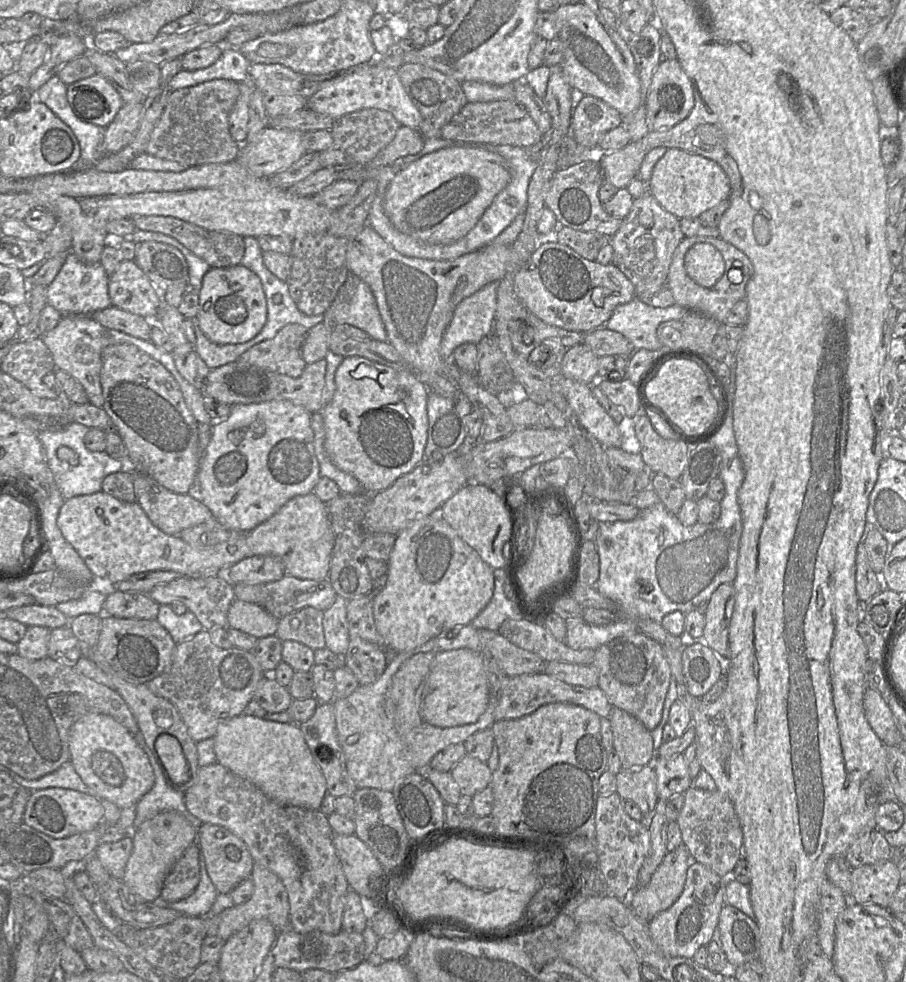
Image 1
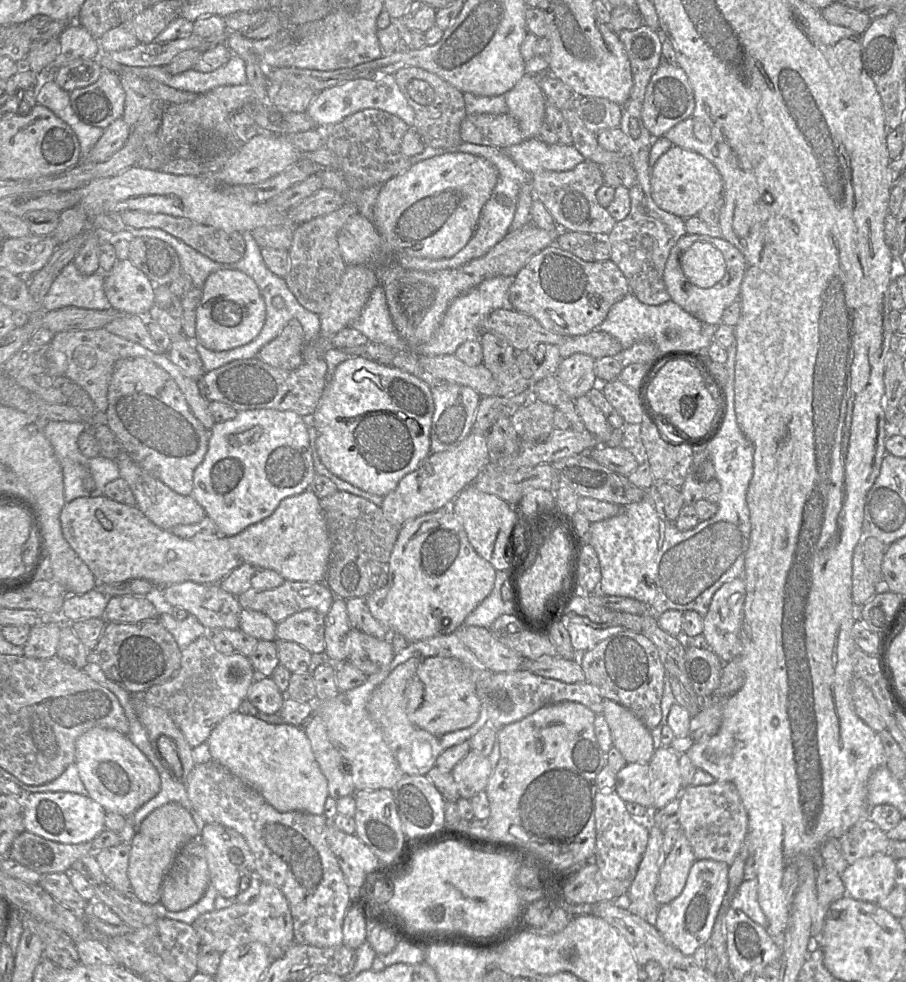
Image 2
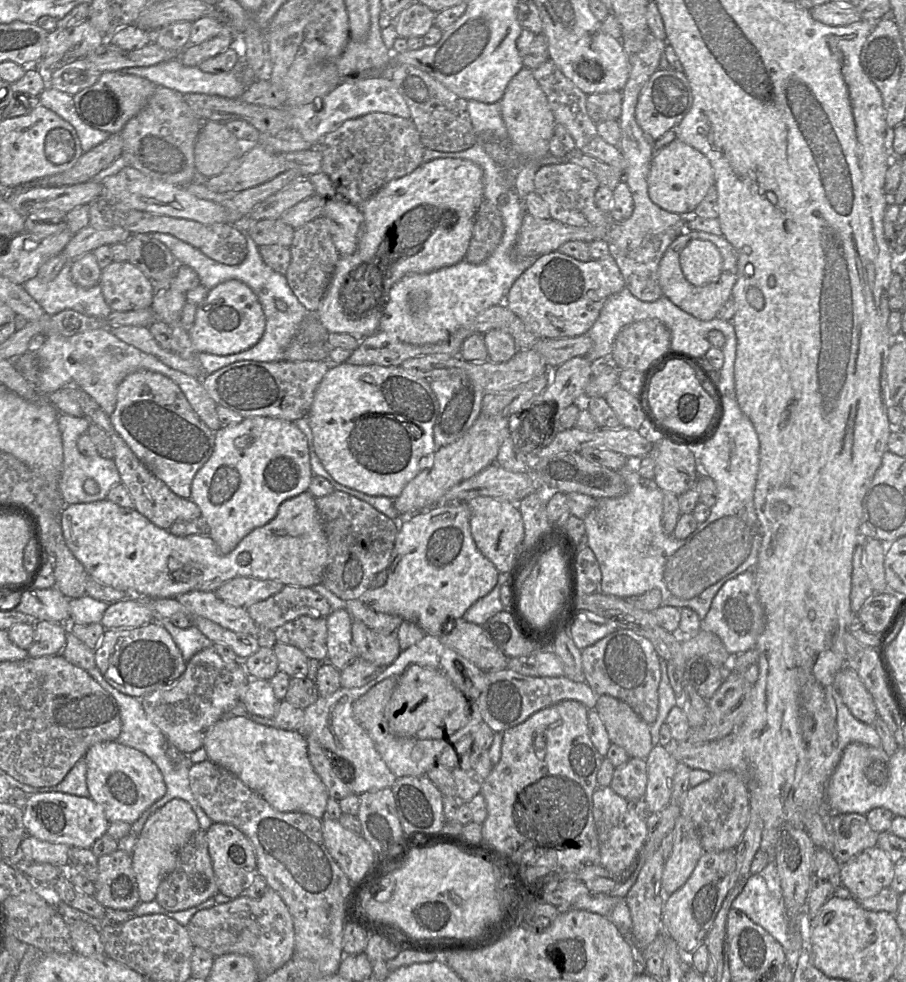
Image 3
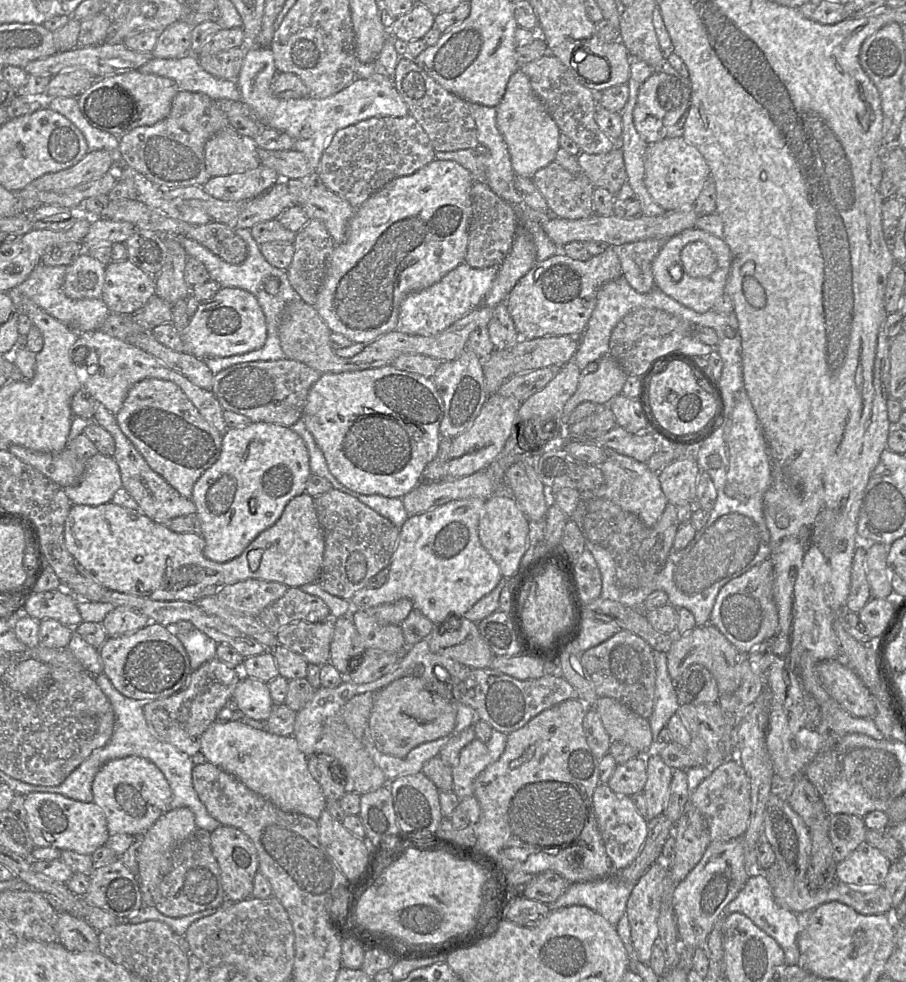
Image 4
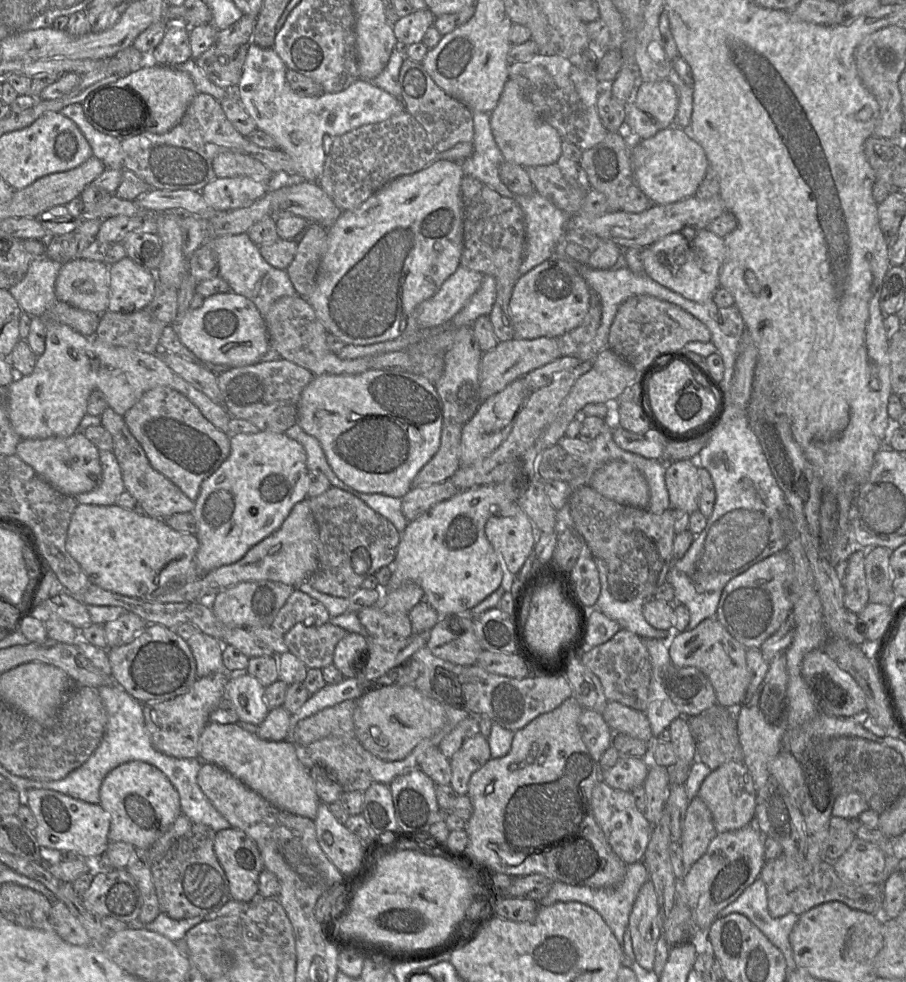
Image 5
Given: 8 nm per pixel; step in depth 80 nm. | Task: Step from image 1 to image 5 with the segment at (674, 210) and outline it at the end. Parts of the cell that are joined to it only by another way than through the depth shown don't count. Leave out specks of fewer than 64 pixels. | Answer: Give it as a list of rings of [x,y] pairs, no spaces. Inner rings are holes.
[[[676,126],[661,130],[649,139],[638,140],[637,144],[631,147],[631,164],[634,183],[656,205],[675,203],[694,196],[709,167],[703,148],[690,137],[688,131]]]

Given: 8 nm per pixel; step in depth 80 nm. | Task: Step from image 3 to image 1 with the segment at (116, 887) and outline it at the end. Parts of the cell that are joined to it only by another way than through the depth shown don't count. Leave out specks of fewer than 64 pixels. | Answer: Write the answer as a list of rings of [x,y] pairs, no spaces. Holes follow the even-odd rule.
[[[131,833],[112,843],[100,843],[95,856],[104,868],[116,879],[123,879],[125,867],[133,850]]]

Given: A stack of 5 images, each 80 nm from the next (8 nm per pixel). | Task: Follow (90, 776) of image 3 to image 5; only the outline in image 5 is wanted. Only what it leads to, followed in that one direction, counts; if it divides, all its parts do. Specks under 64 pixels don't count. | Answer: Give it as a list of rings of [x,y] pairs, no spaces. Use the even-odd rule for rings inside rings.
[[[134,760],[111,770],[100,787],[100,805],[110,814],[110,842],[127,842],[148,849],[182,814],[180,796],[156,766]]]

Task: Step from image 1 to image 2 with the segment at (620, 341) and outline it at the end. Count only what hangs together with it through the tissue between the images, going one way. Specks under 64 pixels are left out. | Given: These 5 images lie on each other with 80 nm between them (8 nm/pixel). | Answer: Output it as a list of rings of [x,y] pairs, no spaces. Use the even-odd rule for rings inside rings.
[[[599,329],[584,335],[572,336],[559,346],[563,359],[575,353],[583,353],[594,359],[600,359],[604,356],[616,356],[622,350],[622,345],[616,338]]]

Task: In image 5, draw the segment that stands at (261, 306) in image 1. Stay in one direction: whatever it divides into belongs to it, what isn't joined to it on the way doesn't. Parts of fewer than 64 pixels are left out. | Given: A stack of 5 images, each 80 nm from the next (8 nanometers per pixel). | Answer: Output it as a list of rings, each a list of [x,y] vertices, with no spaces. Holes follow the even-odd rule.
[[[232,291],[214,294],[203,304],[181,314],[172,324],[184,346],[202,363],[235,368],[262,361],[270,348],[266,323],[255,304]]]

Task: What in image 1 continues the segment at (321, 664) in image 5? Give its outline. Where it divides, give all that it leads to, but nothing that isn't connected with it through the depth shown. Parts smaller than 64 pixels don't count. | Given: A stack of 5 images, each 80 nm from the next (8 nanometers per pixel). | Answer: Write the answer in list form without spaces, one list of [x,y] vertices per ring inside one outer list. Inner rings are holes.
[[[305,607],[288,614],[279,620],[276,636],[282,642],[297,641],[312,650],[325,648],[323,611],[314,607]]]

